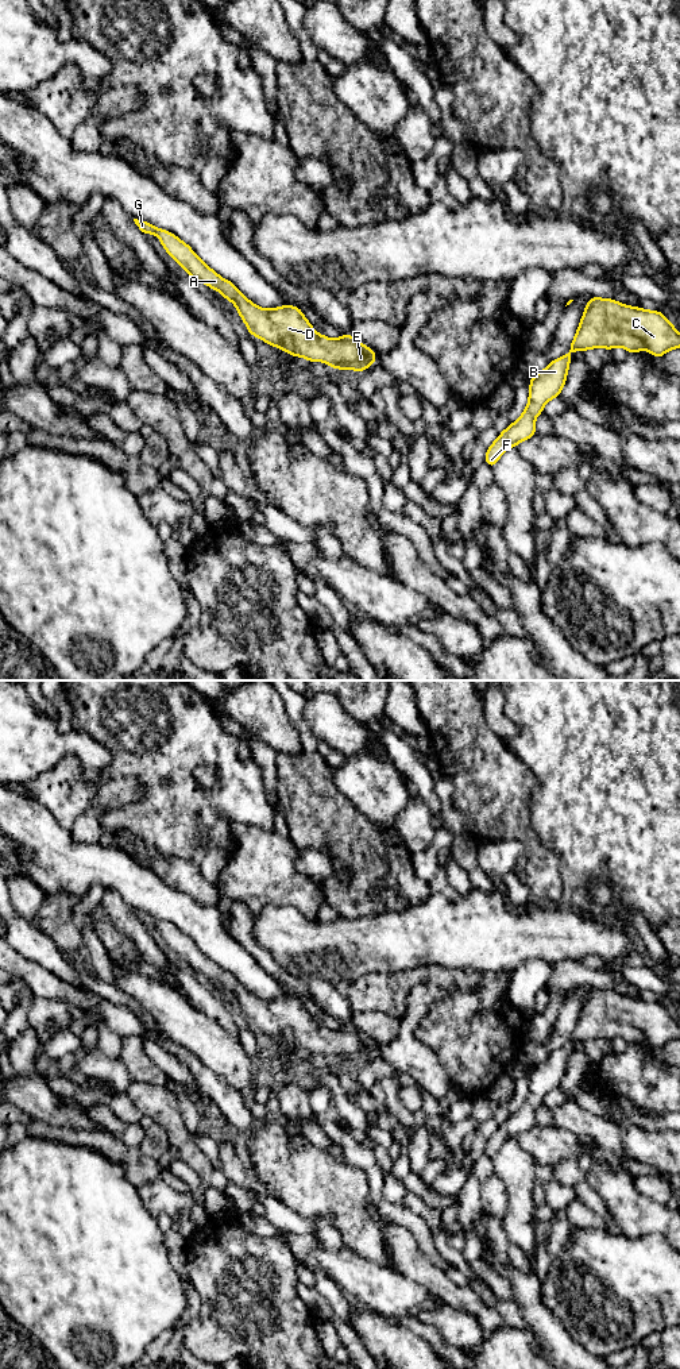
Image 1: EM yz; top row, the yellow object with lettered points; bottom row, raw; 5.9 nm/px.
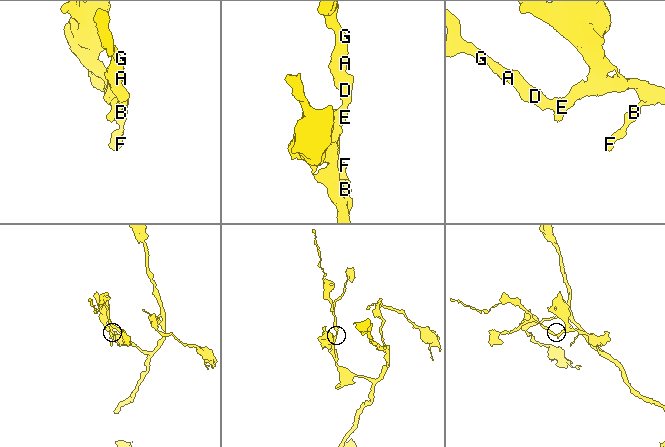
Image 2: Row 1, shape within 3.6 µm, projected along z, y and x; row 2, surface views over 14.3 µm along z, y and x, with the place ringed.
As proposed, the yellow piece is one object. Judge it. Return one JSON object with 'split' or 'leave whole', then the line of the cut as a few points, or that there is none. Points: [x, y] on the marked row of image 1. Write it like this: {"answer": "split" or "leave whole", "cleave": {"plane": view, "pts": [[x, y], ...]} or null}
{"answer": "leave whole", "cleave": null}

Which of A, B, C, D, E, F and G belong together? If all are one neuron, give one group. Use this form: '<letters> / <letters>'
A B C D E F G

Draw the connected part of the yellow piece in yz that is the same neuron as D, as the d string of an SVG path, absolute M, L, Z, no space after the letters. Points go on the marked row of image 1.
M134 219L138 228L144 234L155 234L167 254L185 269L193 281L201 281L213 290L219 290L224 298L233 302L242 320L246 323L250 335L258 336L263 342L278 347L295 356L302 356L309 362L324 362L331 365L335 370L352 369L362 373L376 360L376 354L367 346L362 344L358 339L349 333L343 335L339 339L329 339L324 335L318 335L310 323L306 320L298 306L283 305L273 309L263 309L256 306L248 298L246 298L240 290L231 282L221 278L215 270L209 269L192 250L190 246L183 243L174 234L162 228L154 227L147 221Z

